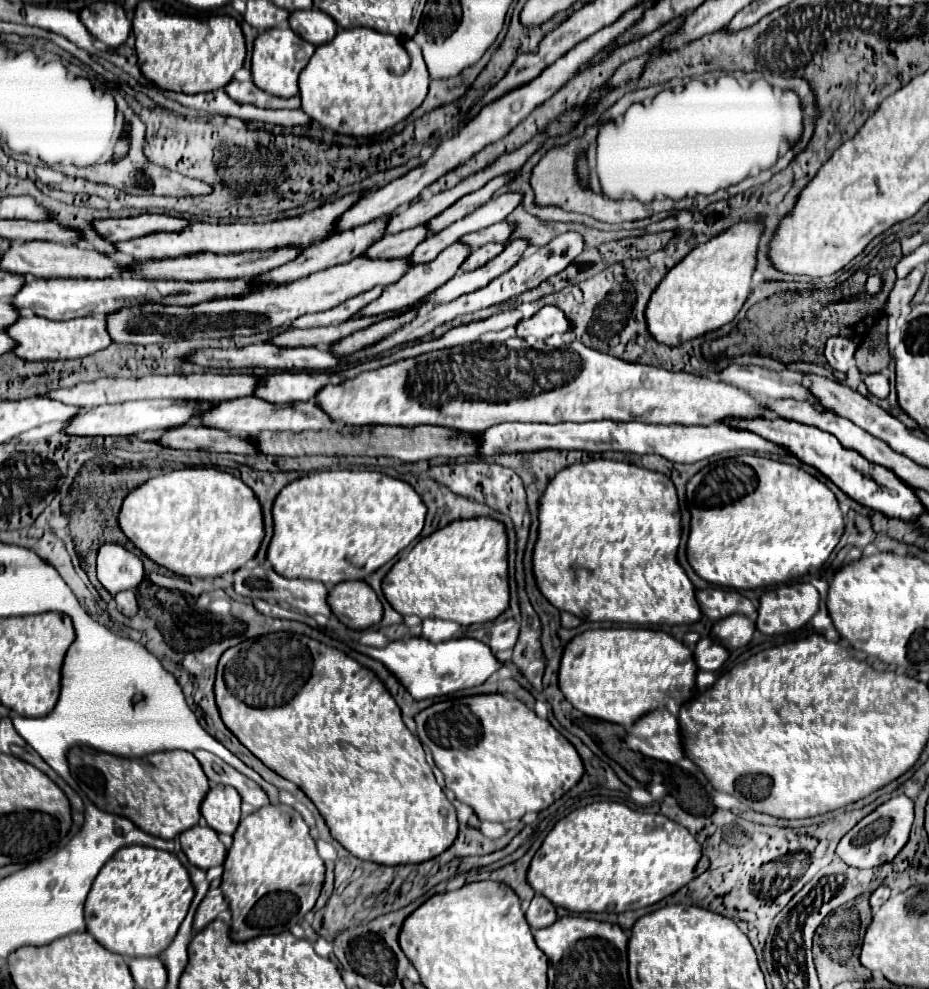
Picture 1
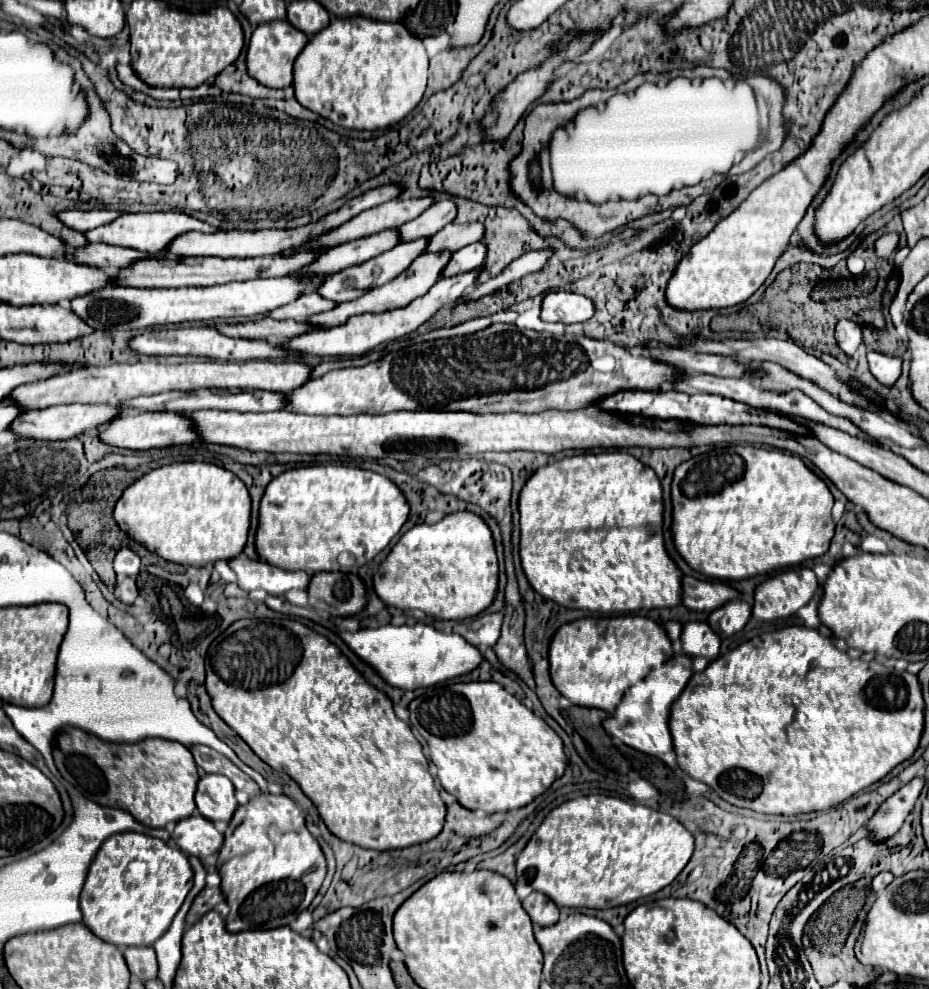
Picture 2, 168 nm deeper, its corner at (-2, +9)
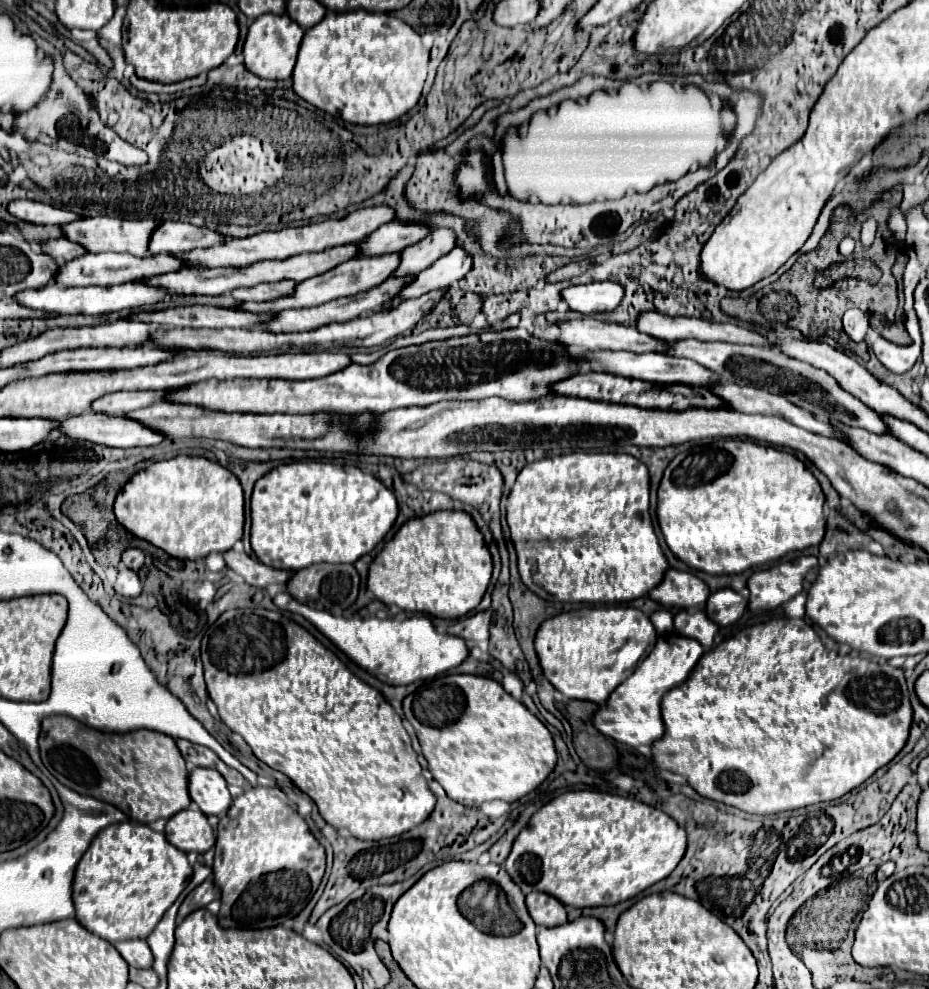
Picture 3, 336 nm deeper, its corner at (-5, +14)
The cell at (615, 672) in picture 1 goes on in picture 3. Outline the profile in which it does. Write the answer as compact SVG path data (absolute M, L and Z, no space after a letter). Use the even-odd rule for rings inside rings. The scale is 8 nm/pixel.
M606 606L562 612L540 624L534 650L544 676L566 698L606 702L610 692L626 680L644 654L654 646L656 632L648 616L638 608Z

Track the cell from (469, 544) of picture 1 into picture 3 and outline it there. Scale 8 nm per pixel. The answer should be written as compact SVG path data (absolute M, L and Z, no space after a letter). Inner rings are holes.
M440 510L434 514L408 520L394 534L394 538L386 542L382 552L378 552L378 556L370 564L368 590L374 594L376 600L380 600L386 606L396 604L406 612L422 612L436 618L454 620L466 616L480 604L488 588L490 576L492 576L492 556L470 514L462 510Z

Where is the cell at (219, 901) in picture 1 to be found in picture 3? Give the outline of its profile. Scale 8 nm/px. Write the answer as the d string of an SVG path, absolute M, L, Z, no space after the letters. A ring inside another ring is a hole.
M208 878L208 880L204 880L200 886L196 886L196 888L184 898L184 902L182 902L180 910L178 910L178 922L182 922L190 912L202 908L206 902L210 902L210 900L214 900L214 898L220 898L220 892L218 892L218 888L214 886L214 882Z

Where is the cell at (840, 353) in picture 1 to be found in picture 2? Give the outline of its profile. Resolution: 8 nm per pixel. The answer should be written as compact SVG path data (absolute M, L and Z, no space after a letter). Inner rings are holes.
M843 319L835 327L835 339L837 339L837 345L841 347L841 351L845 351L845 355L853 357L853 353L861 345L861 327L853 321Z

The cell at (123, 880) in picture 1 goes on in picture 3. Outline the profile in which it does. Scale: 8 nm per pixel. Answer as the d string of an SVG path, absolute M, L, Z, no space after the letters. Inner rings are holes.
M132 820L100 830L76 866L72 900L76 920L108 942L146 938L192 876L186 852L166 842L162 832Z

